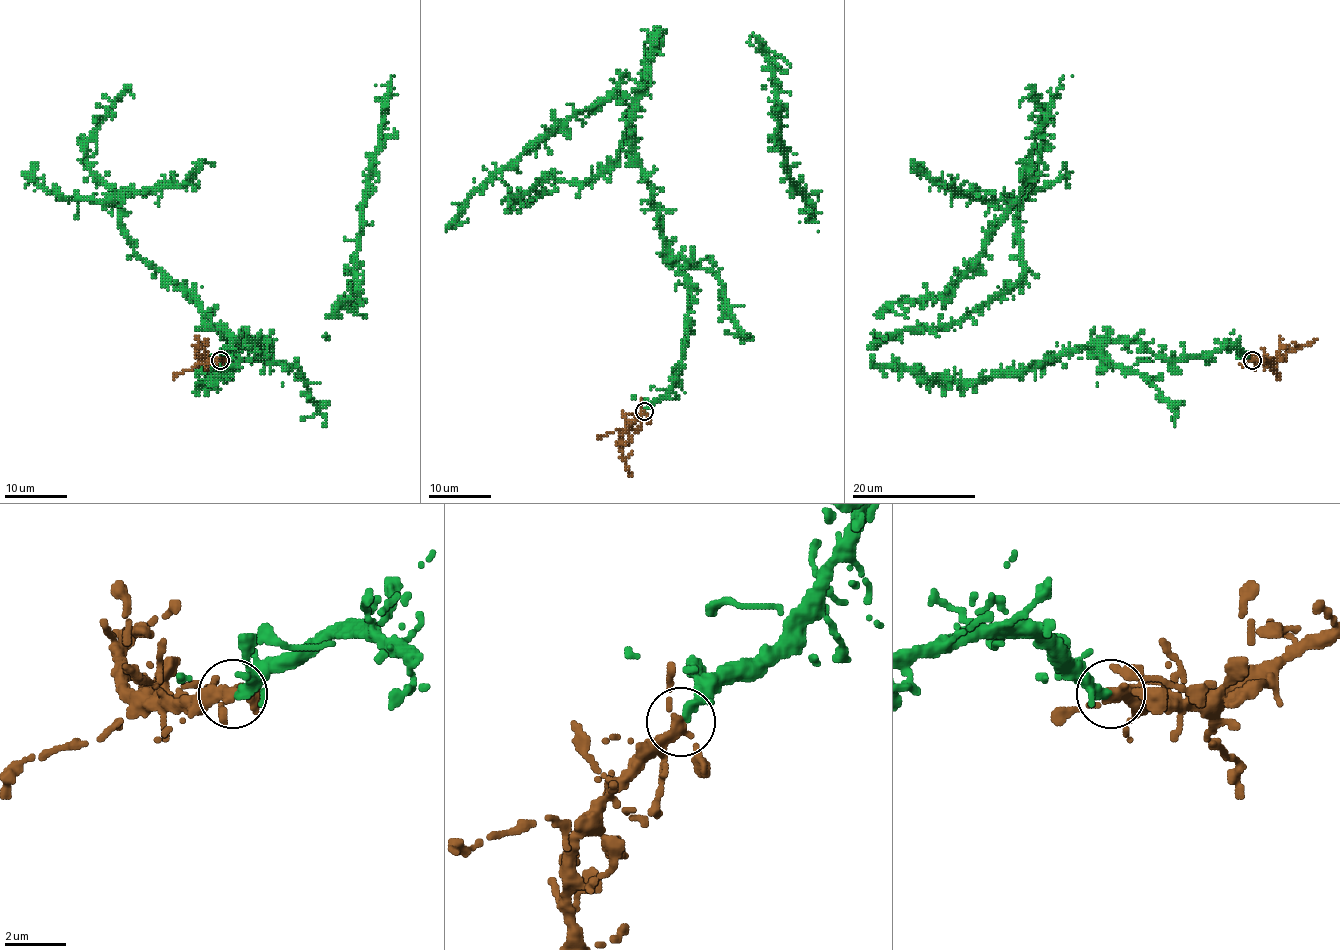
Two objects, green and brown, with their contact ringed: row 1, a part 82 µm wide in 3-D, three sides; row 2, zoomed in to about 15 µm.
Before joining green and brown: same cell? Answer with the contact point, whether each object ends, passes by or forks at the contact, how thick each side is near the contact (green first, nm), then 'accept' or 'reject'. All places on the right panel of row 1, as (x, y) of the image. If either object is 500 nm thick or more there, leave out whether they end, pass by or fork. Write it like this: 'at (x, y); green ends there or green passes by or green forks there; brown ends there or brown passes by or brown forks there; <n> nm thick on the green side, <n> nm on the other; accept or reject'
at (1252, 360); green passes by; brown forks there; 260 nm thick on the green side, 260 nm on the other; accept

